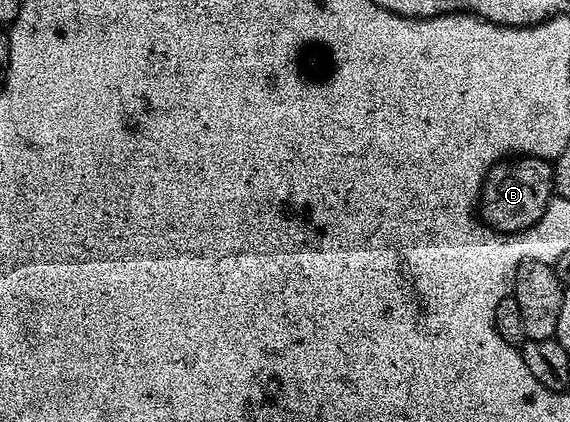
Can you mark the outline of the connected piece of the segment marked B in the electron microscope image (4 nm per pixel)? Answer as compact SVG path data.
M513 157L497 161L484 177L478 200L478 216L488 227L503 235L520 235L546 211L554 196L551 160L543 157Z

